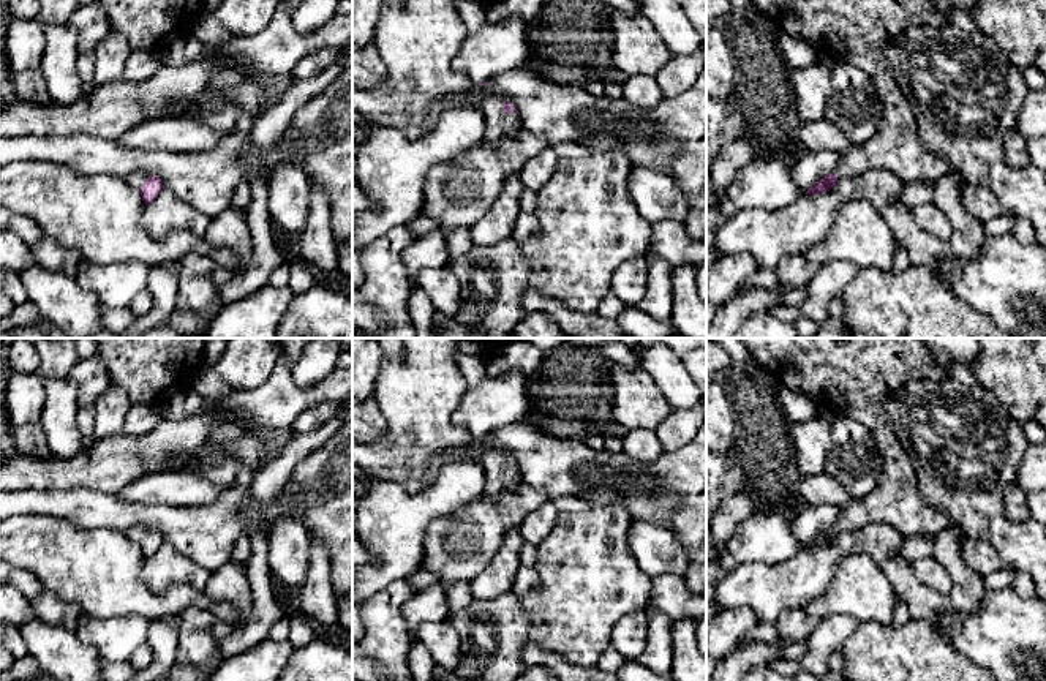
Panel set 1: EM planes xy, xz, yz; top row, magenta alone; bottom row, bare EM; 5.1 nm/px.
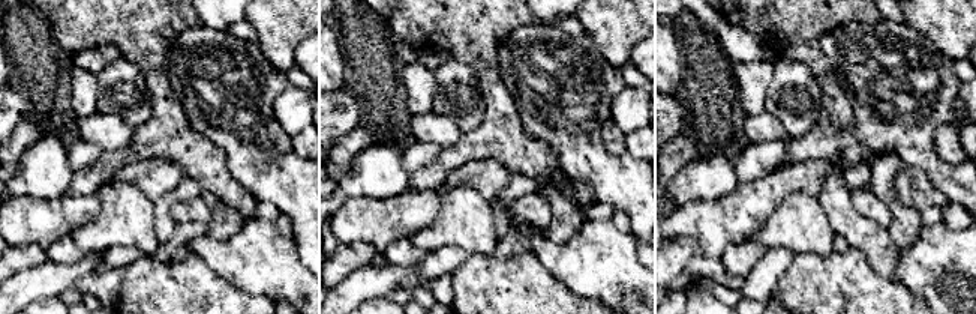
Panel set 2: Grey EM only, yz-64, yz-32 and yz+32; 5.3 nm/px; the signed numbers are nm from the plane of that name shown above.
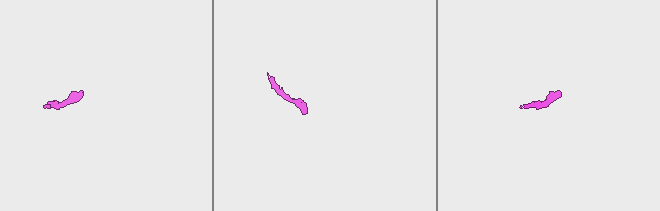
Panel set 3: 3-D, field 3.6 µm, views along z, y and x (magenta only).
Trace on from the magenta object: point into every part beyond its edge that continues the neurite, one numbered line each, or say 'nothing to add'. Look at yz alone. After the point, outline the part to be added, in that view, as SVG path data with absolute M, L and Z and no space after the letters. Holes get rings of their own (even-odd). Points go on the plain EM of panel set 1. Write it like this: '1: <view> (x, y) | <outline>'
1: yz (854, 376) | M738 338L768 371L776 373L792 390L807 393L822 406L866 425L877 439L882 476L863 498L853 499L834 523L837 532L860 529L869 523L891 525L904 537L924 534L932 540L956 521L940 509L926 504L916 472L897 441L885 401L909 381L937 379L924 338Z

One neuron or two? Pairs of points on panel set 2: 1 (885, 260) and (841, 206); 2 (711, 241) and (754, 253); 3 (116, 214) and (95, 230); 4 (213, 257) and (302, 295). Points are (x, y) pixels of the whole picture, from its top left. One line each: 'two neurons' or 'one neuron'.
1: one neuron
2: two neurons
3: one neuron
4: one neuron

